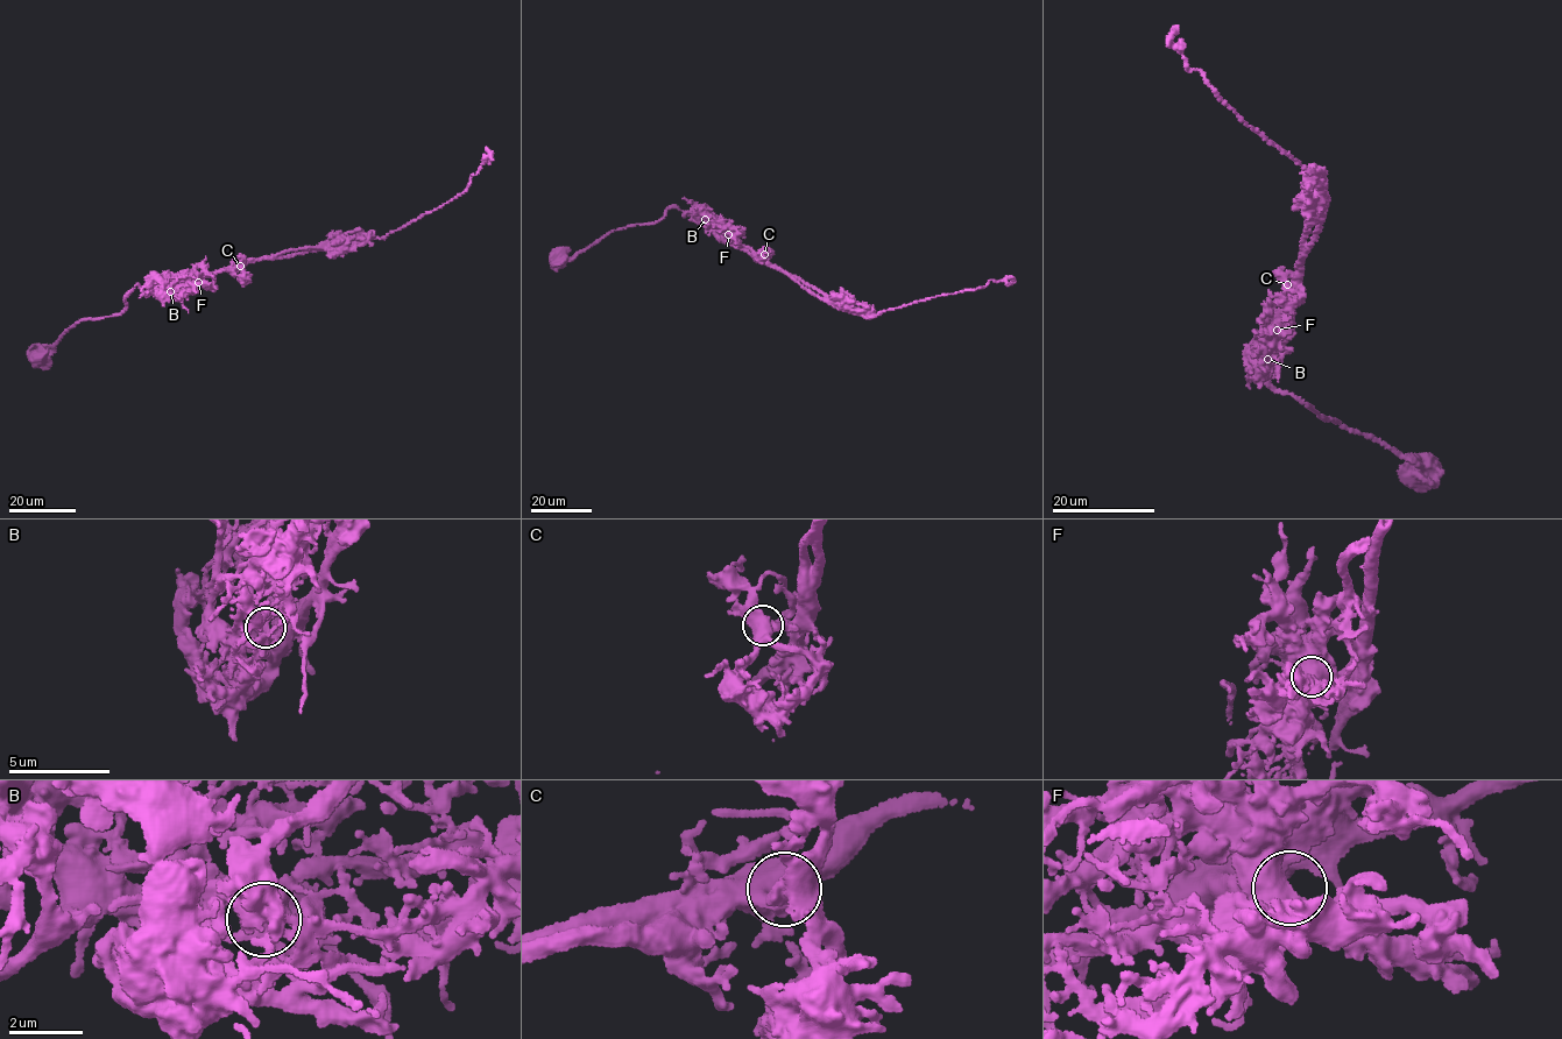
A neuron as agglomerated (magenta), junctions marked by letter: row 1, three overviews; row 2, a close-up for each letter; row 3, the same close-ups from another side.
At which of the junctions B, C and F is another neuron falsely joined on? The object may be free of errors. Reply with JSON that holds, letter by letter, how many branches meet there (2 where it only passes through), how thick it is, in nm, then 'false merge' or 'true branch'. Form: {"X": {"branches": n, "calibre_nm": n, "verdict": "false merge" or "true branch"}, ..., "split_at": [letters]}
{"B": {"branches": 5, "calibre_nm": 300, "verdict": "false merge"}, "C": {"branches": 3, "calibre_nm": 500, "verdict": "true branch"}, "F": {"branches": 3, "calibre_nm": 550, "verdict": "true branch"}, "split_at": ["B"]}

